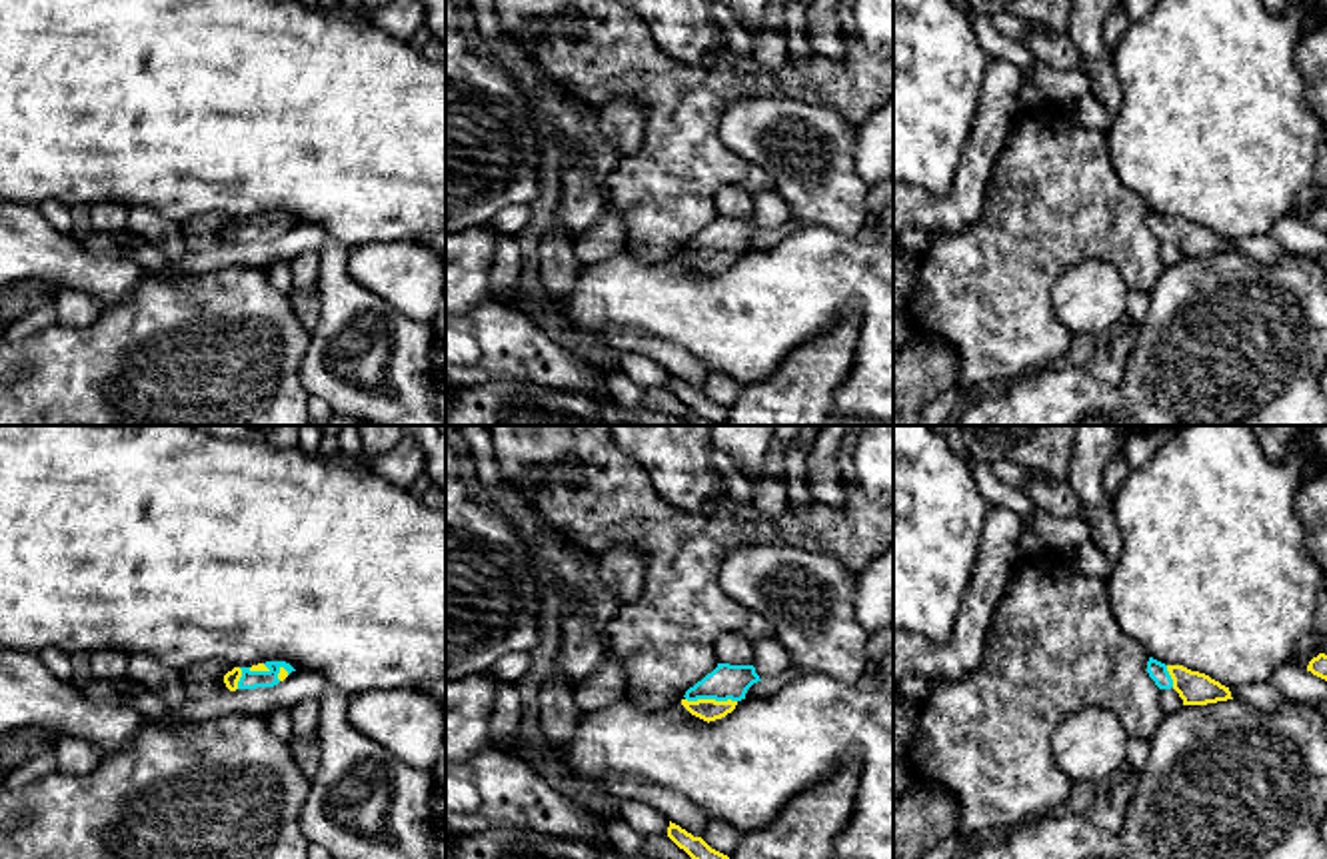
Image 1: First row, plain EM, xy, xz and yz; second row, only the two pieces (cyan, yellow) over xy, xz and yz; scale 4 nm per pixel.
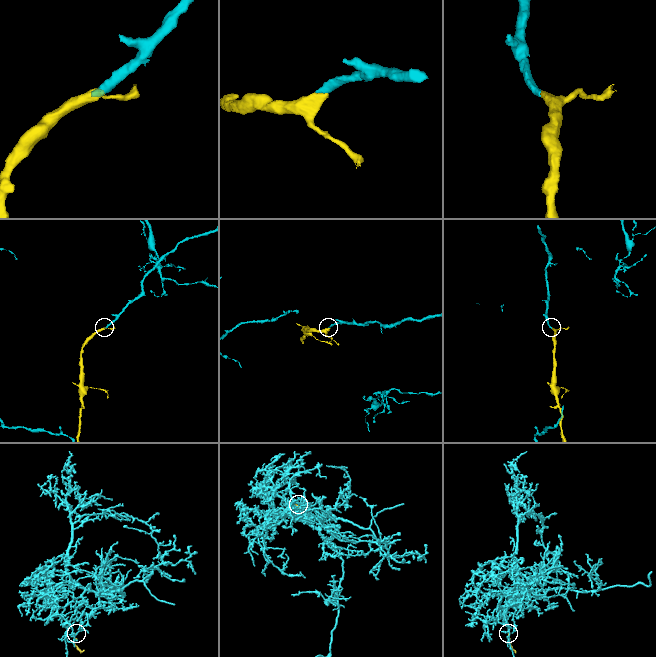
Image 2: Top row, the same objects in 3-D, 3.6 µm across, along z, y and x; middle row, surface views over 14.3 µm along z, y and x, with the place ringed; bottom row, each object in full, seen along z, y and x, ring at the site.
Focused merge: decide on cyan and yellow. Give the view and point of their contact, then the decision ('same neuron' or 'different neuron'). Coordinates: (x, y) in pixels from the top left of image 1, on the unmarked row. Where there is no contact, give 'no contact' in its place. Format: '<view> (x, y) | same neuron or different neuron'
xz (712, 250) | same neuron

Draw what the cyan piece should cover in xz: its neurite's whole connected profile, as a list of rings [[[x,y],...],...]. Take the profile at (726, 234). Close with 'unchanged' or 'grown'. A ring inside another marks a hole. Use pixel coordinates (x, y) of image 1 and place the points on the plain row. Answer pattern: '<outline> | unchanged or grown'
[[[717,216],[711,226],[685,244],[681,258],[709,276],[731,266],[757,234],[761,232],[753,218]]] | grown

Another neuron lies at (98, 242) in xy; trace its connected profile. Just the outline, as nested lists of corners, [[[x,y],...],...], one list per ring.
[[[92,232],[82,240],[84,248],[96,254],[112,254],[120,252],[122,256],[134,260],[140,264],[146,274],[154,276],[162,282],[178,282],[180,278],[174,278],[166,272],[170,258],[156,248],[154,244],[146,242],[144,238],[124,232],[124,234],[104,234],[104,232]]]

